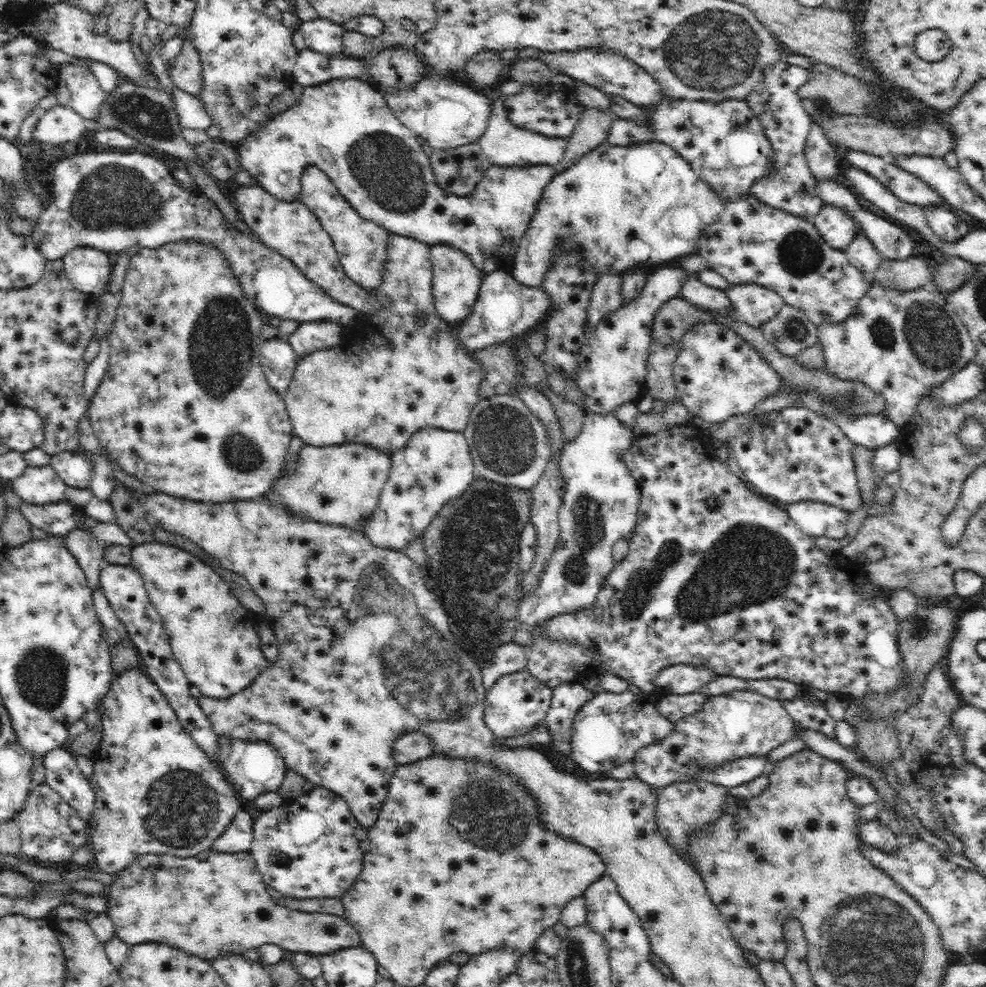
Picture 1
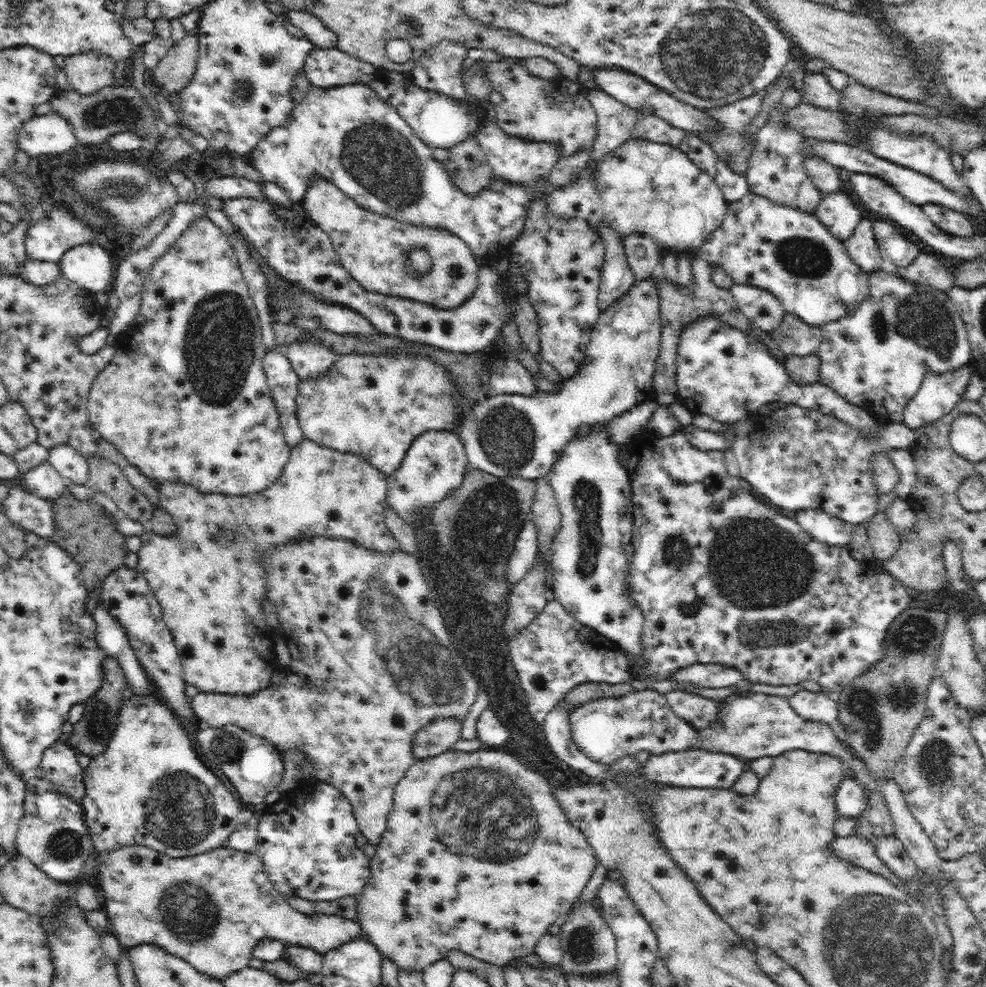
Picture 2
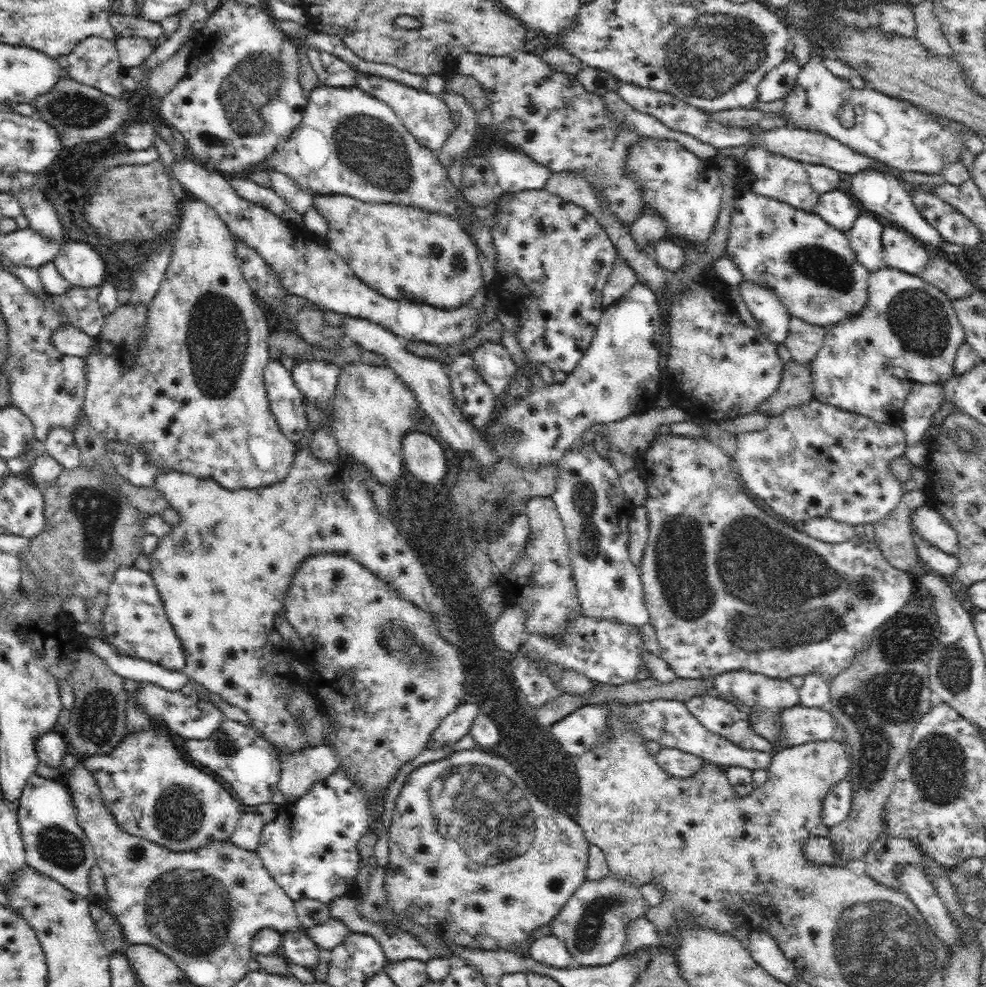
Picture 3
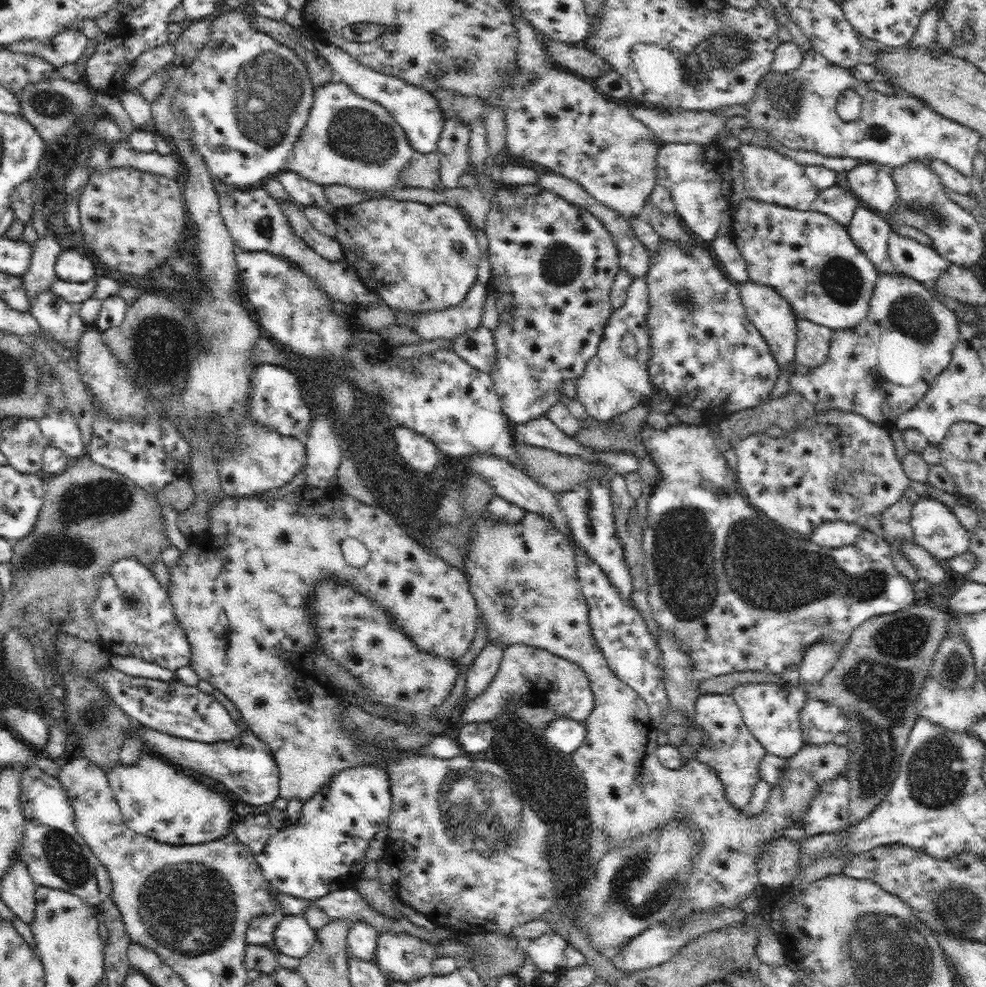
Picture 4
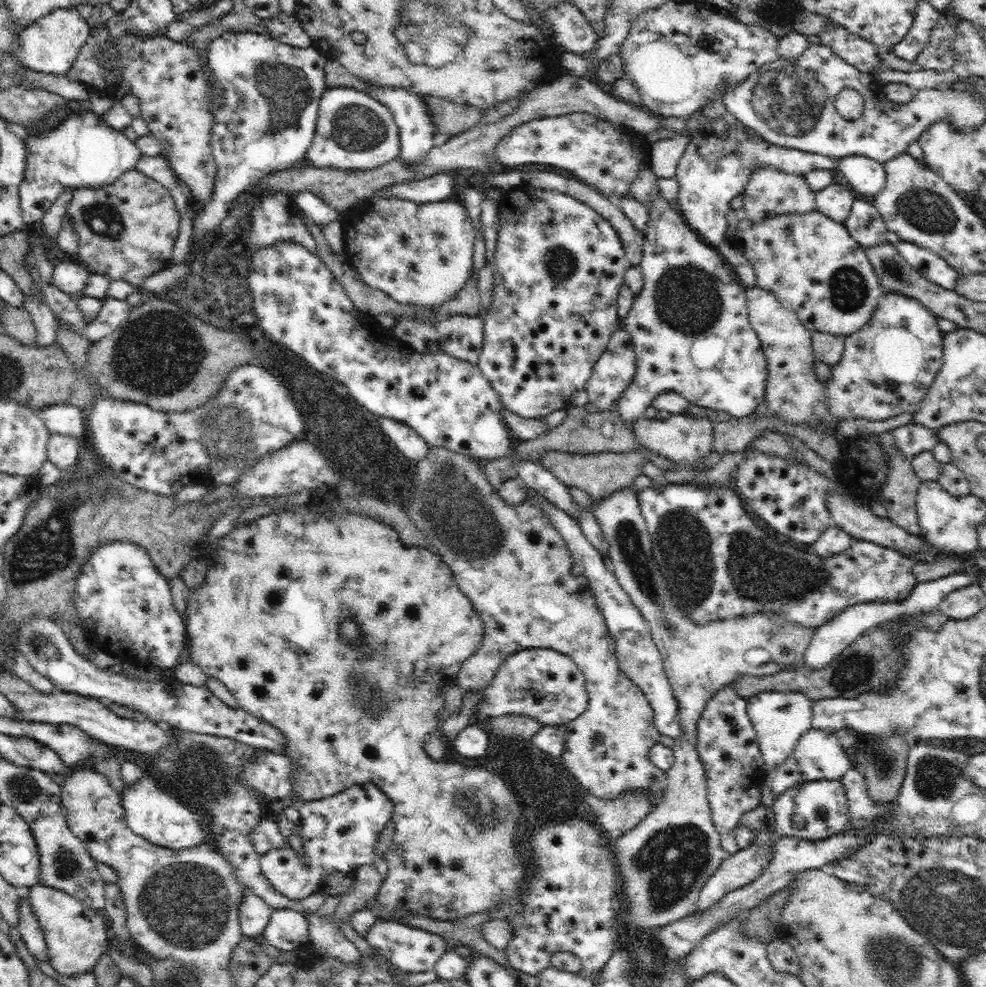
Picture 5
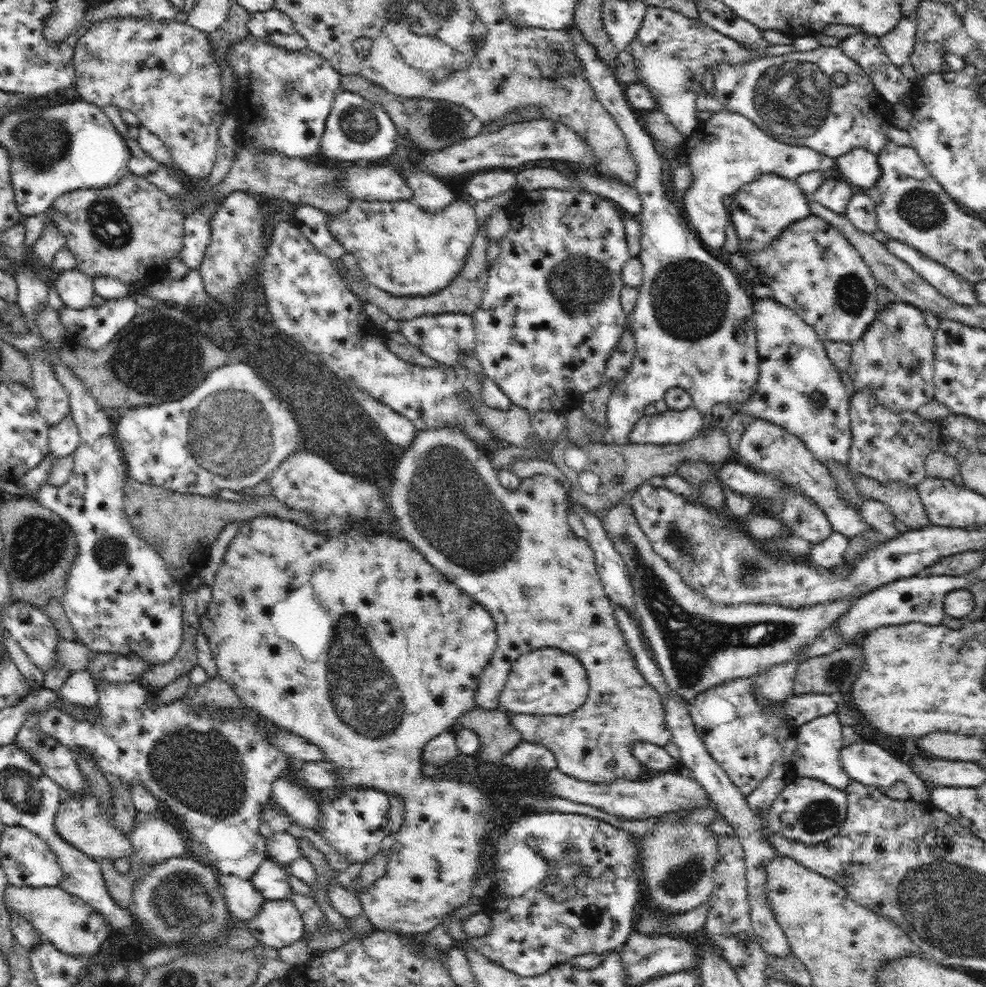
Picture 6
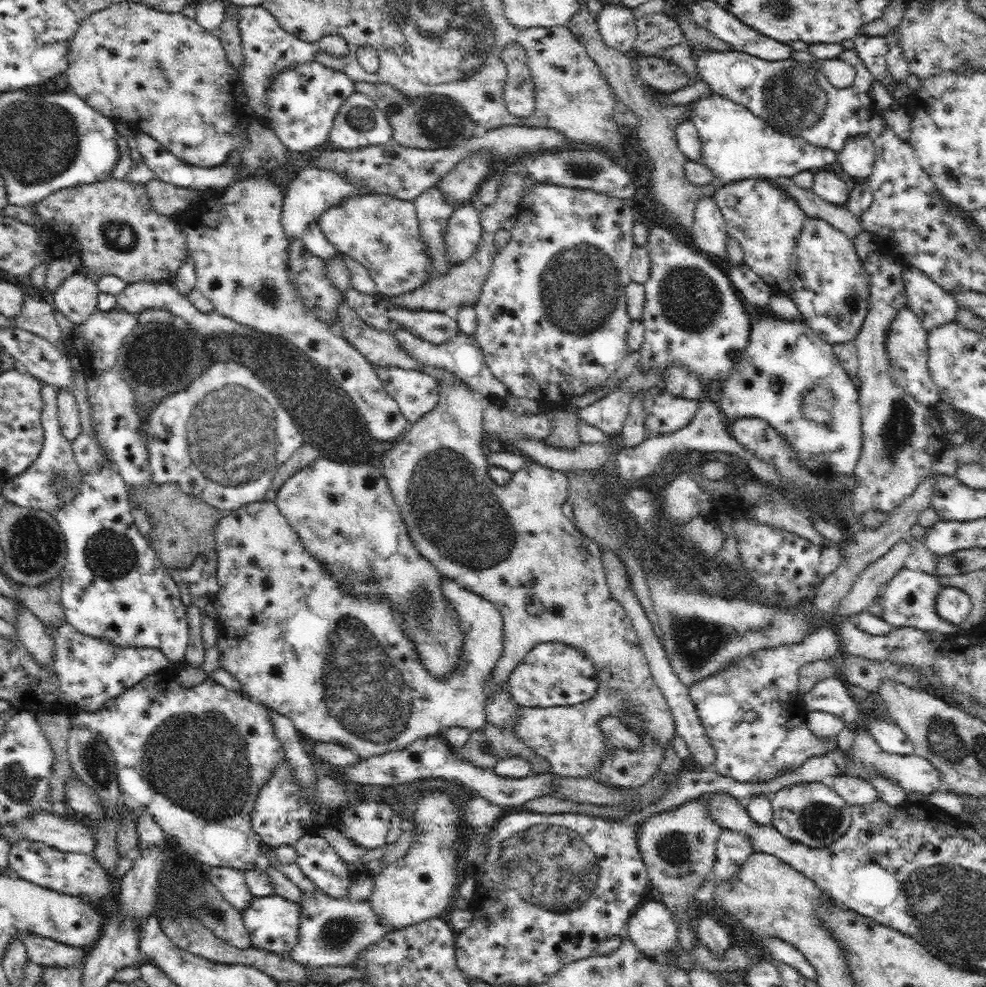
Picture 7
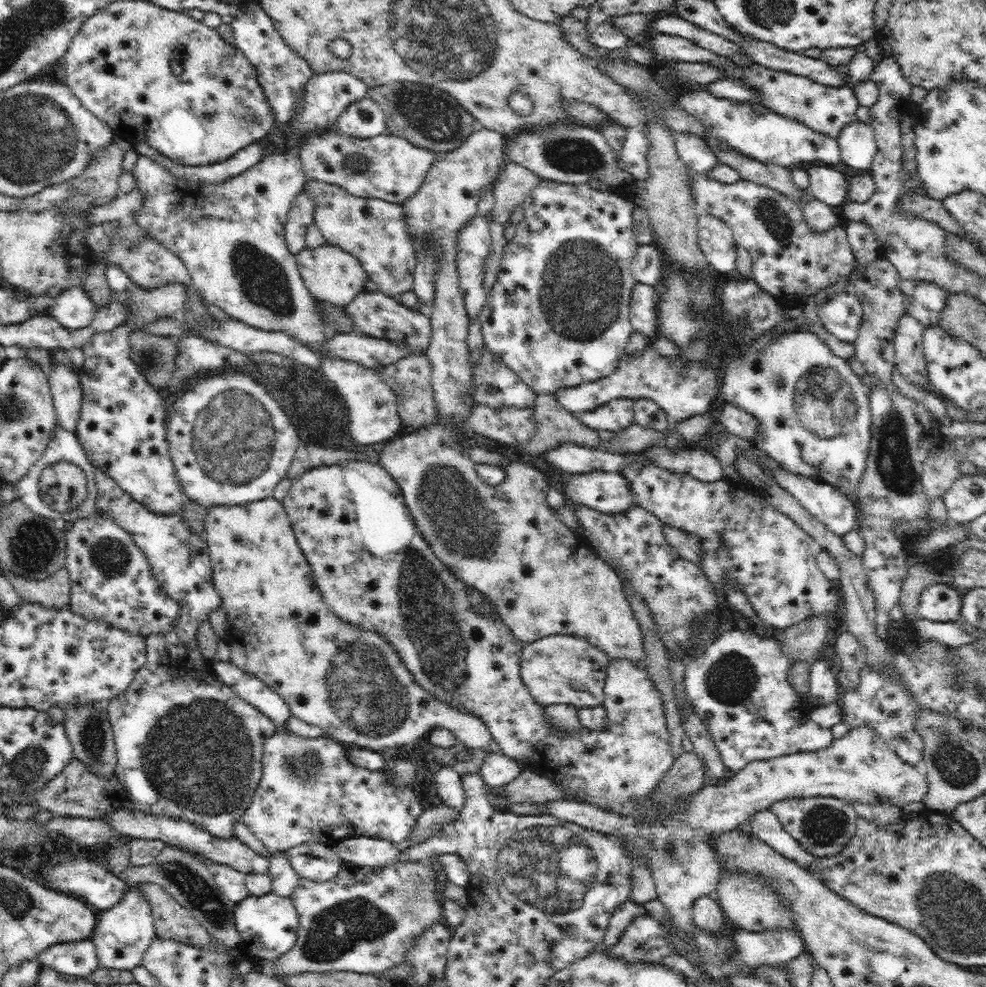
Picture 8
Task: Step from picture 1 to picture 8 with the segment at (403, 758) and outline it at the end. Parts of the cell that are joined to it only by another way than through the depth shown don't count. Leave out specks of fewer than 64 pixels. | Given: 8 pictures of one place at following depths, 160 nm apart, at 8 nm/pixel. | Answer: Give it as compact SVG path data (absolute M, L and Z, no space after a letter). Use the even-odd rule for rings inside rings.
M552 634L523 646L520 676L533 700L545 706L574 705L577 709L604 705L609 658L581 636Z

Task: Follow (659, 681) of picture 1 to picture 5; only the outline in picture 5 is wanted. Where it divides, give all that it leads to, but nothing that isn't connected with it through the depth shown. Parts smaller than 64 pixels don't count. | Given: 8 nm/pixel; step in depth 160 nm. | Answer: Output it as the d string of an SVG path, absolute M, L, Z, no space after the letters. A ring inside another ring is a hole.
M764 691L747 699L747 715L753 724L754 730L757 734L759 742L759 749L763 758L762 779L760 780L760 792L761 792L761 805L767 808L771 808L775 802L774 795L770 793L769 786L767 786L766 776L769 772L777 765L782 764L785 758L788 758L792 753L795 752L796 744L800 740L800 736L804 735L808 729L811 728L813 702L811 698L808 698L805 694L796 691Z

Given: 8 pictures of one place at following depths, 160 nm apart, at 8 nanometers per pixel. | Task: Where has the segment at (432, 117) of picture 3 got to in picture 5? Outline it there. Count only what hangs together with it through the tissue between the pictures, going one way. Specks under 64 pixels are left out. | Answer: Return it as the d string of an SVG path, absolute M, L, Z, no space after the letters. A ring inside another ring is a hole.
M370 85L370 90L367 93L374 100L389 108L393 114L400 137L400 154L398 154L398 157L406 165L419 165L426 153L433 147L432 141L436 134L436 128L431 122L430 111L428 111L424 97L416 93L416 91L408 91L396 86Z

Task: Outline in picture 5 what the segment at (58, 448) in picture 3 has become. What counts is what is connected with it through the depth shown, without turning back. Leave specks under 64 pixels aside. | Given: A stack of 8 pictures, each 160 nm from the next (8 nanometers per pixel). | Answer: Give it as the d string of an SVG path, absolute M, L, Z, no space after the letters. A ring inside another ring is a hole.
M71 403L50 404L38 411L51 434L69 434L83 440L84 414Z

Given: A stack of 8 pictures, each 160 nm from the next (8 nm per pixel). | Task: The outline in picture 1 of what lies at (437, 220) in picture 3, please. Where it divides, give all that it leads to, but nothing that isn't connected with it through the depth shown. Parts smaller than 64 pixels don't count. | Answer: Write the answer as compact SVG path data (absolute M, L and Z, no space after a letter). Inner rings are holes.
M308 167L301 176L300 200L318 217L324 230L332 237L334 248L348 278L363 289L375 289L383 277L383 262L388 246L389 230L362 218L347 200L341 196L337 186L318 167ZM434 244L430 247L430 254L433 264L432 299L437 314L447 324L462 323L472 313L472 306L478 298L484 272L476 268L472 259L460 249Z

